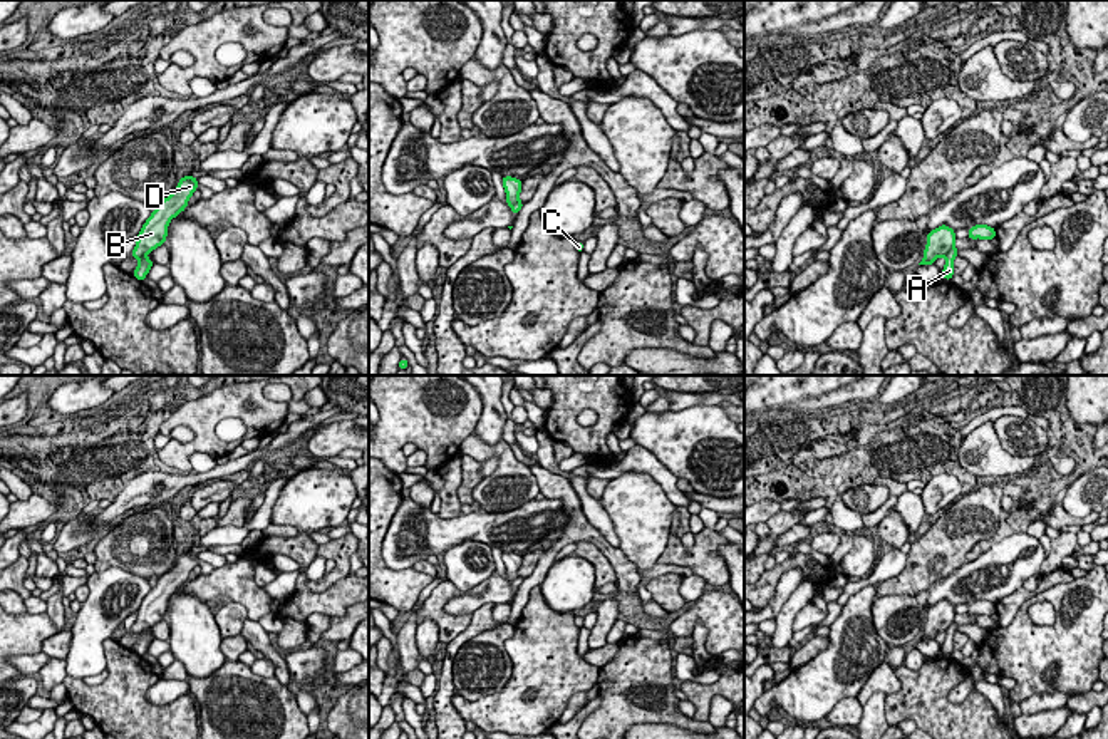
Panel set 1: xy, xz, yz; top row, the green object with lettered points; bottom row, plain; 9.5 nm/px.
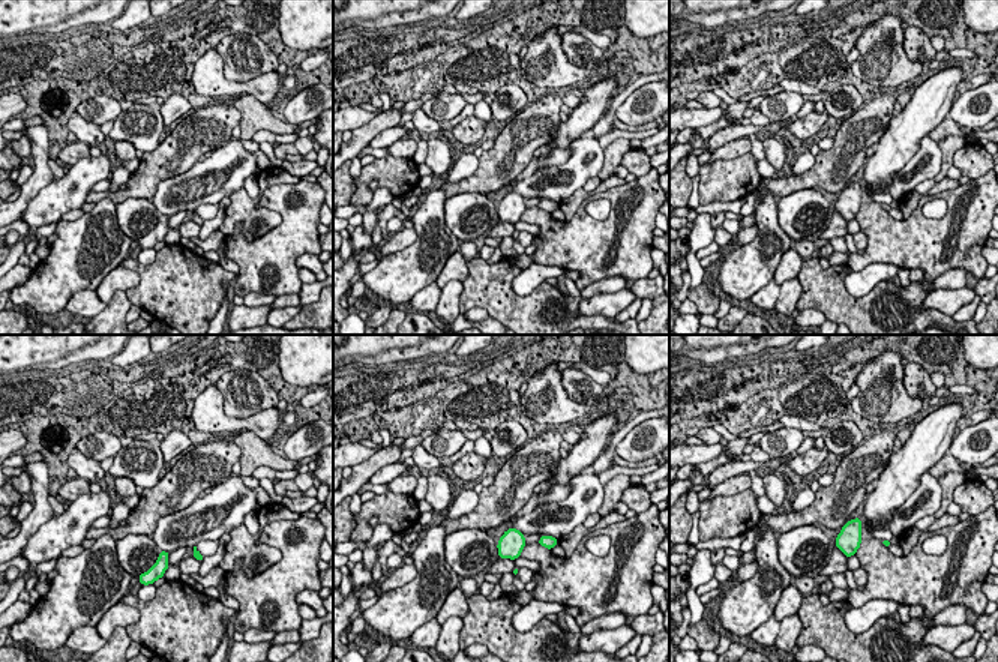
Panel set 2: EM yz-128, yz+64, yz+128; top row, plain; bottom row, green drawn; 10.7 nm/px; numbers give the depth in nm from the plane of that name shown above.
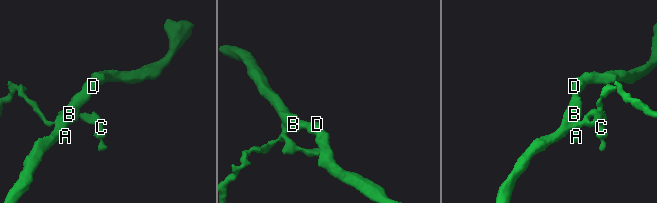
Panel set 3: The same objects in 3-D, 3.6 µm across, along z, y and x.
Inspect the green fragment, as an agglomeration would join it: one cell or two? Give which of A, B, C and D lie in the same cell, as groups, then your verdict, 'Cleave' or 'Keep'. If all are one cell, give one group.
Groups: A B C D. Keep

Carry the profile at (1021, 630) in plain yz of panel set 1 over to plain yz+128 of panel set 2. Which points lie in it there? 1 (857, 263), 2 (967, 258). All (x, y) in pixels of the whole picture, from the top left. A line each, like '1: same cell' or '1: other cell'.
1: same cell
2: same cell

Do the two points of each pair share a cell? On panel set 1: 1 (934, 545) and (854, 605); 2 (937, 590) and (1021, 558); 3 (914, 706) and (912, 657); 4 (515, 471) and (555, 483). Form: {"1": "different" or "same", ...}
{"1": "different", "2": "same", "3": "different", "4": "different"}

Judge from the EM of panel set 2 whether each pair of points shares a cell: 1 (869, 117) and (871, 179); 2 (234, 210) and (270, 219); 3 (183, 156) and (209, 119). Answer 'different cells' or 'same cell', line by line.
1: different cells
2: same cell
3: same cell

